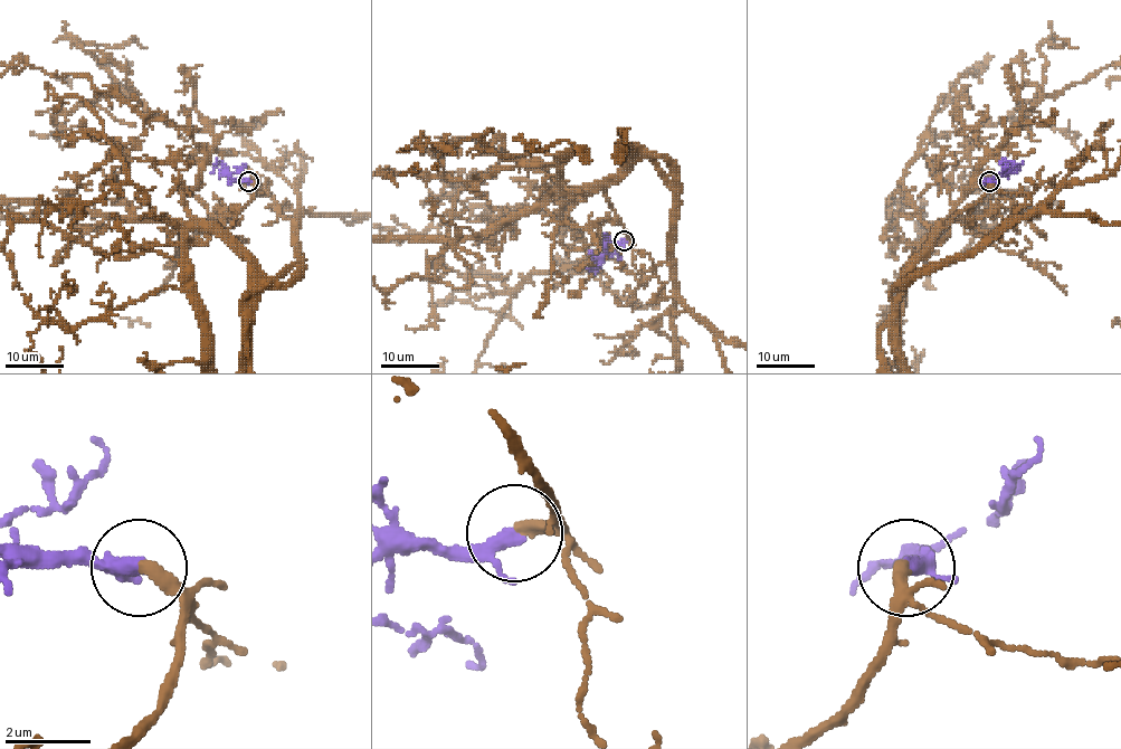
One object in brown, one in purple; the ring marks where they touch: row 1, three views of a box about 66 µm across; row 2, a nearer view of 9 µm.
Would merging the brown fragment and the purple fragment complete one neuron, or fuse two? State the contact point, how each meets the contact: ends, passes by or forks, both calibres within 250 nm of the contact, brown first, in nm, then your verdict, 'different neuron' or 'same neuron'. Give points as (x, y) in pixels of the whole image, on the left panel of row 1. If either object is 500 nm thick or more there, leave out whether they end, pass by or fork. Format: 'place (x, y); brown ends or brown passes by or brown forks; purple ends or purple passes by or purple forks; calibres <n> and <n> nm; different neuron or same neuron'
place (248, 181); brown ends; purple passes by; calibres 320 and 280 nm; same neuron

